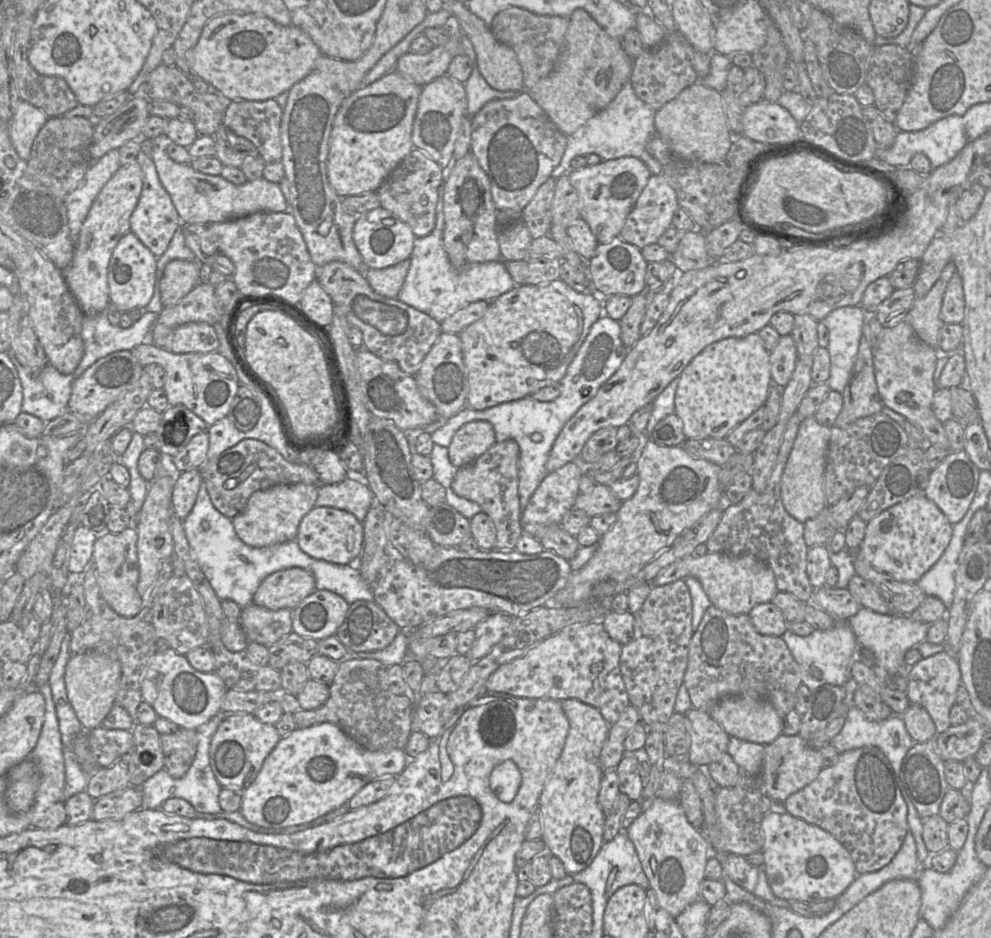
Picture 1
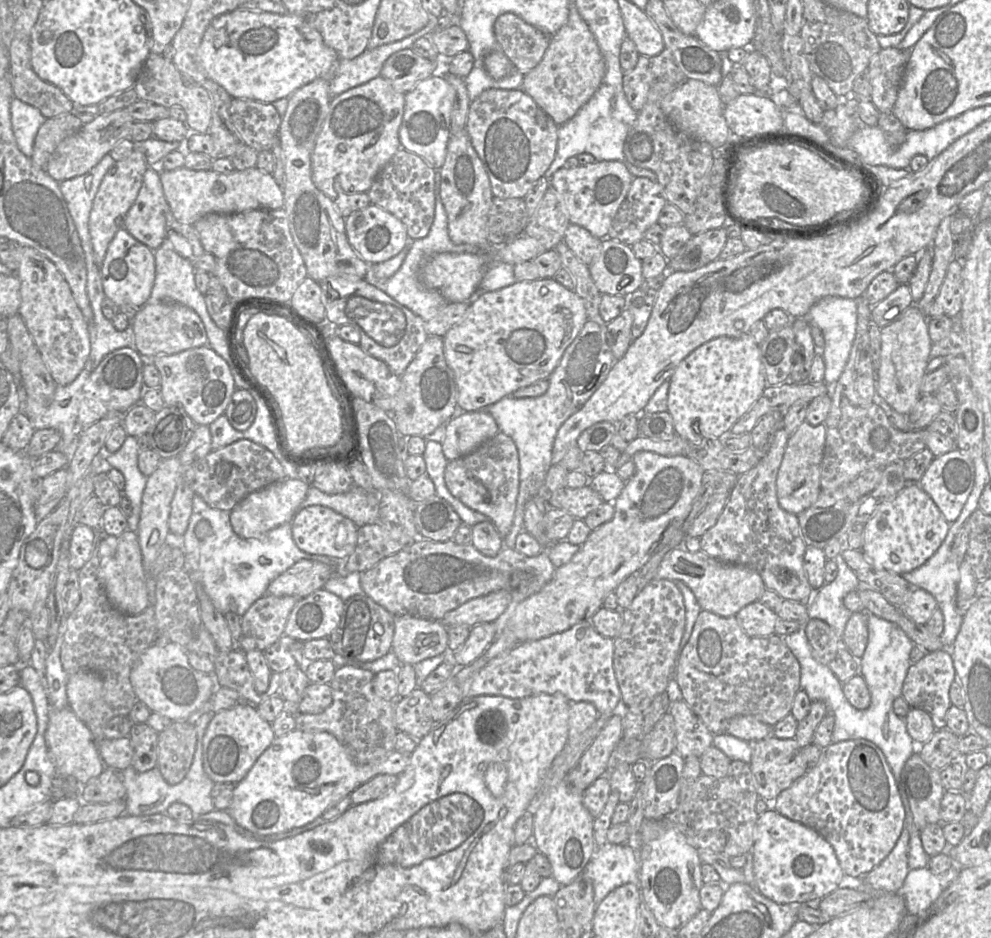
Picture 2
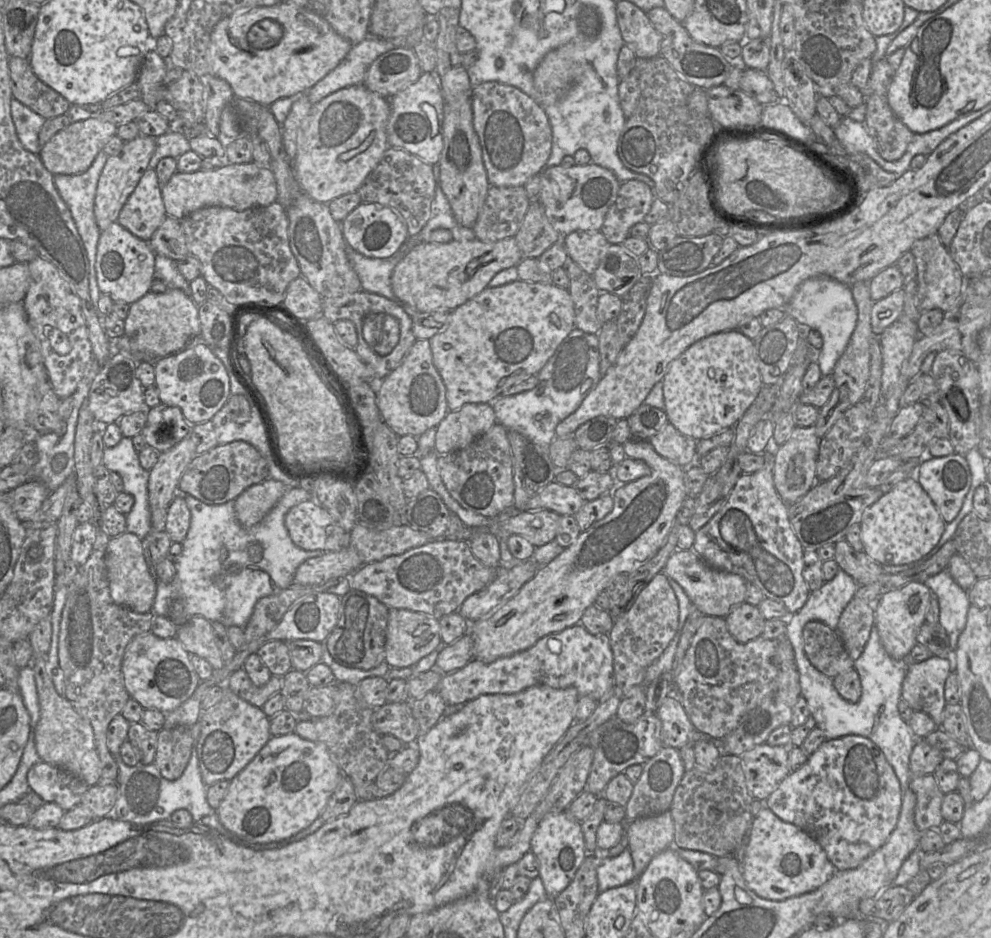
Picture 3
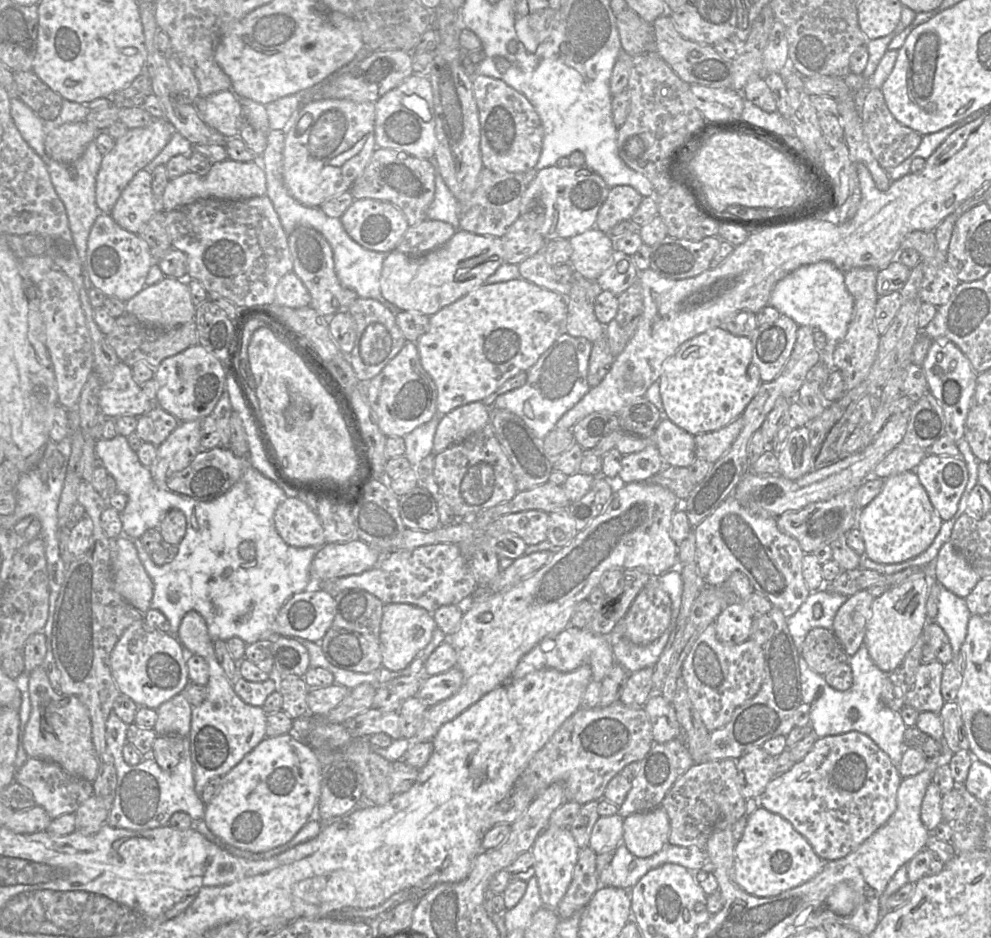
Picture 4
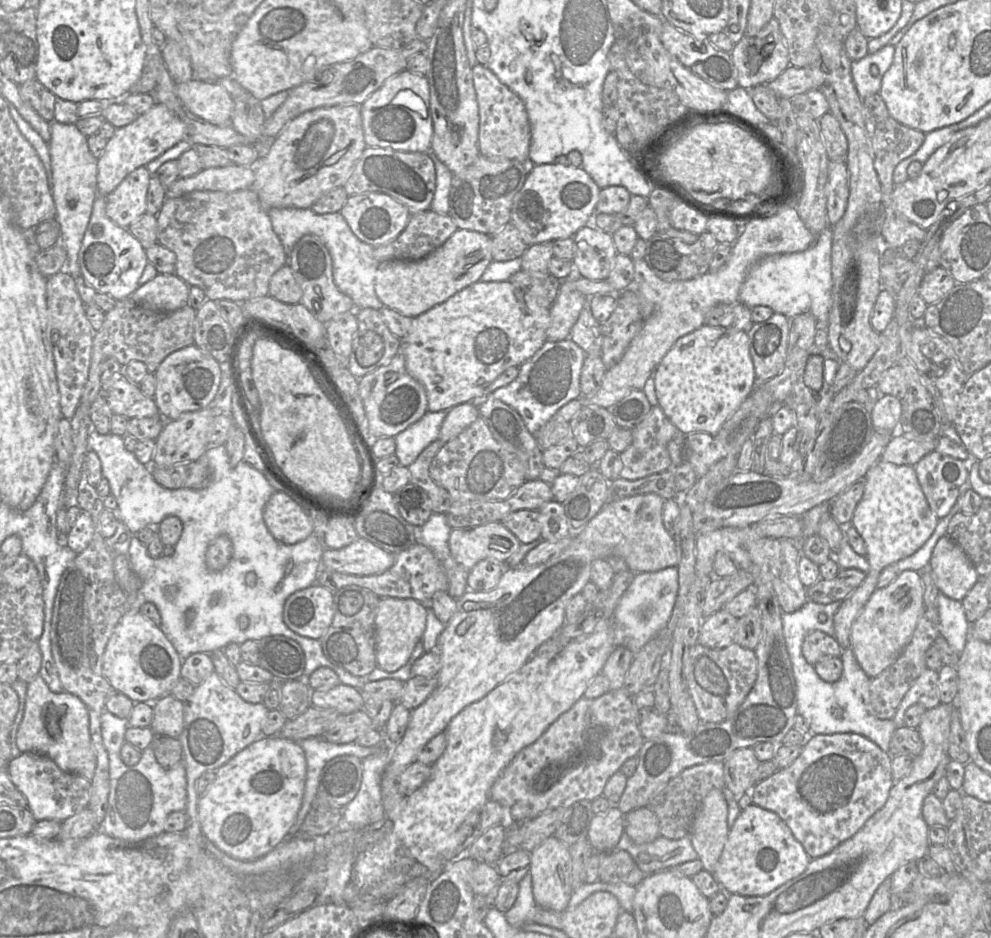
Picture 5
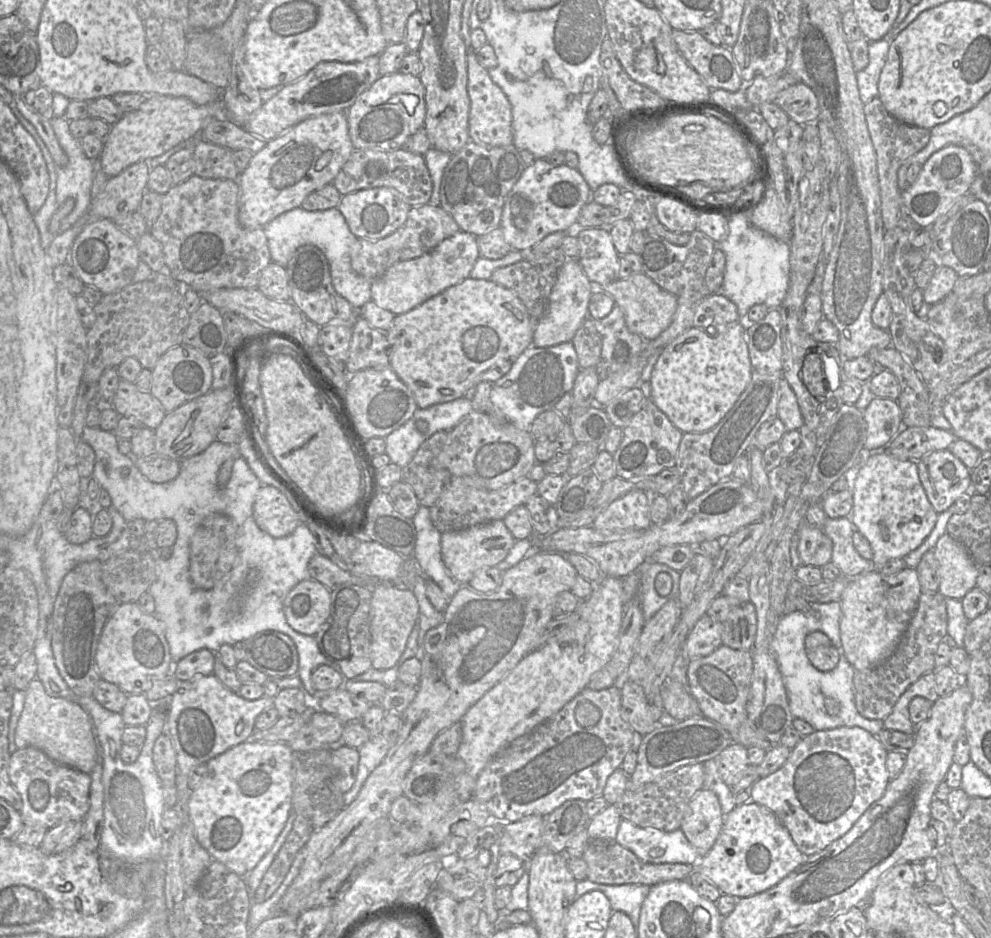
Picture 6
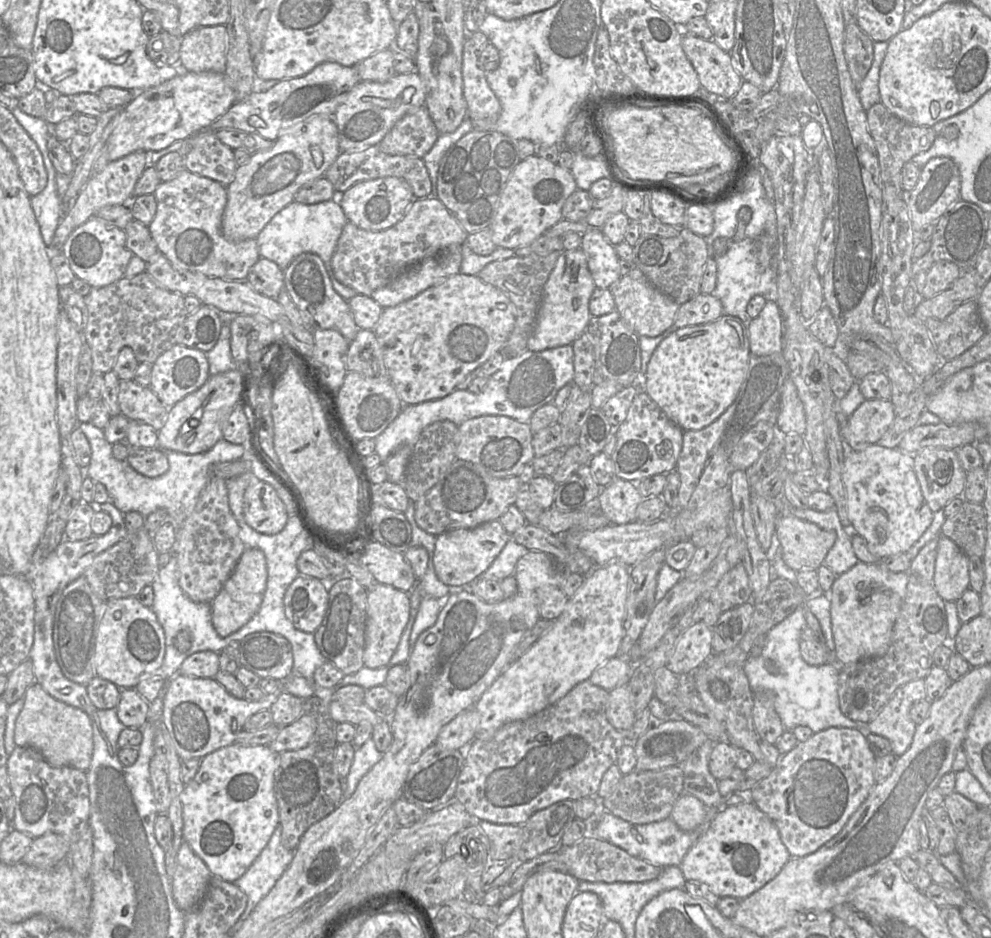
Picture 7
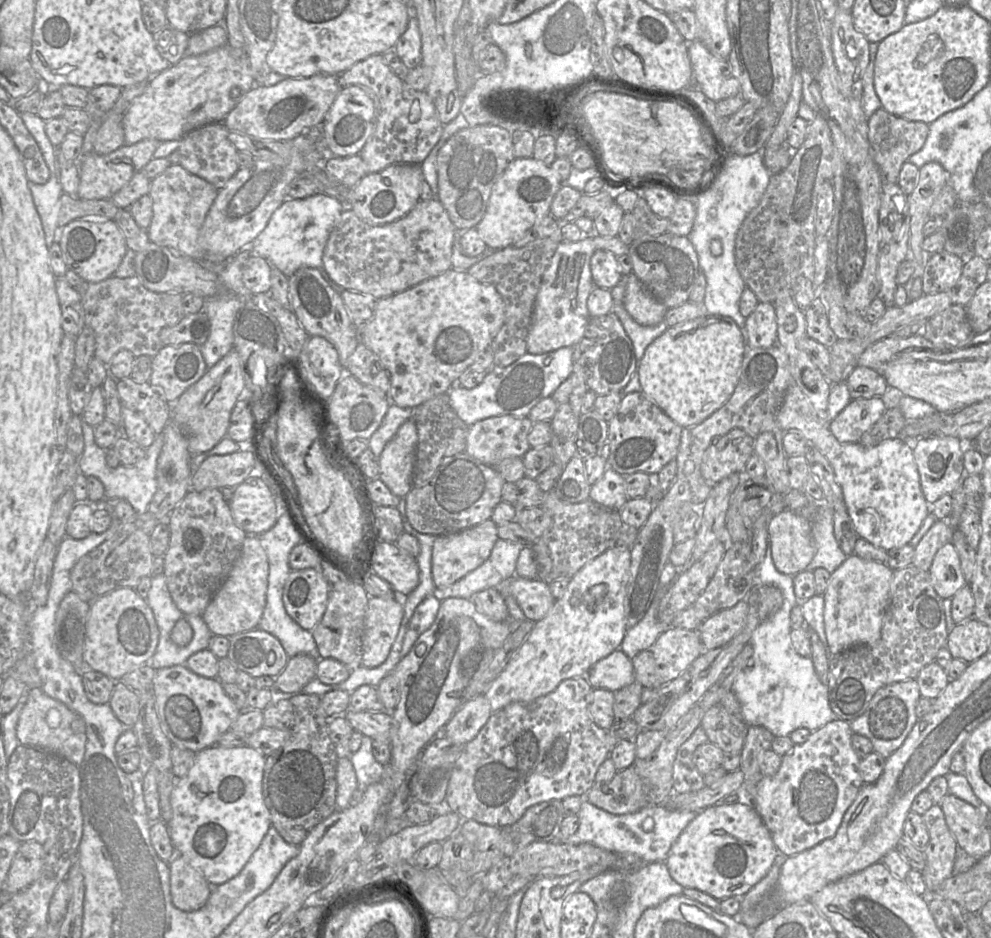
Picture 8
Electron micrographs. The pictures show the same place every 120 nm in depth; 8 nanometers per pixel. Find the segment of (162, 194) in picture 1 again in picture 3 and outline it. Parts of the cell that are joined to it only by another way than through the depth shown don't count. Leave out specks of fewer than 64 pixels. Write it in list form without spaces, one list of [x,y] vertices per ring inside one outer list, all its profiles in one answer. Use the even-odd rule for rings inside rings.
[[[148,168],[122,207],[117,222],[134,236],[149,242],[168,217],[161,190],[156,170]]]

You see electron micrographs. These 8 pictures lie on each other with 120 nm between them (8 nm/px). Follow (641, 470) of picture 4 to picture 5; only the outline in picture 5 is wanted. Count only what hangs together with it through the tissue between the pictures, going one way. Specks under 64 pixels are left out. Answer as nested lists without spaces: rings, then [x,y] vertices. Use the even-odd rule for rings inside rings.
[[[652,406],[643,421],[632,429],[633,439],[631,445],[620,453],[623,463],[620,478],[637,480],[672,469],[672,462],[667,446],[678,434],[681,434],[680,431],[665,416],[661,407]]]

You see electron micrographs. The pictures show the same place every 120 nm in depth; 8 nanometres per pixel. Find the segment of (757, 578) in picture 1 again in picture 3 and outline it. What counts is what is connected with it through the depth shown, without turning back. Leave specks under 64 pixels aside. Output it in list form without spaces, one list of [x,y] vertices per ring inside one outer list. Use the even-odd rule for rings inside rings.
[[[693,550],[674,551],[663,573],[683,588],[693,606],[704,615],[724,618],[732,608],[745,602],[746,581],[739,575],[710,567]]]

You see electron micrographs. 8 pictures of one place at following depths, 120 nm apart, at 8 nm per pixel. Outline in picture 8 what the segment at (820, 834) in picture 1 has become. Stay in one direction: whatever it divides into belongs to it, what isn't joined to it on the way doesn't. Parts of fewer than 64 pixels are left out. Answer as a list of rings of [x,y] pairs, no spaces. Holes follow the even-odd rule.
[[[715,804],[697,813],[673,843],[664,861],[671,877],[683,888],[693,888],[723,900],[742,898],[768,873],[777,855],[770,831],[752,804]]]

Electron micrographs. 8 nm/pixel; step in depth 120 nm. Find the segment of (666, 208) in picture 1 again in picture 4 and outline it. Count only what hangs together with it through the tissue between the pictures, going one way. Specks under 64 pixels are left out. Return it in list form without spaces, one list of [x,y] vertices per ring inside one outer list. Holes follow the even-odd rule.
[[[629,185],[611,187],[598,212],[595,226],[609,234],[616,224],[631,219],[642,199],[642,195]]]

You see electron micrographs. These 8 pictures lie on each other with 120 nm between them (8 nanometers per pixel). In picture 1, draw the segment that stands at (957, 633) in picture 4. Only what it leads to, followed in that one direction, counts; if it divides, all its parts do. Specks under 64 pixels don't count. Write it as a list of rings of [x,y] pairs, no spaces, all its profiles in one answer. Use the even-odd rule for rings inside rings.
[[[967,515],[965,519],[961,519],[953,526],[952,537],[944,553],[930,570],[917,581],[917,585],[926,596],[939,598],[948,610],[954,598],[958,558],[972,517],[973,515]]]

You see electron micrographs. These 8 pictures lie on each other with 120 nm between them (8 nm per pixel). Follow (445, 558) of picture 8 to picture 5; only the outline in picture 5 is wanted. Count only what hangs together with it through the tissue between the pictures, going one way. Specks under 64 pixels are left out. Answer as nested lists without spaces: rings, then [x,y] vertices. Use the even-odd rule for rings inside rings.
[[[501,522],[452,529],[449,536],[452,557],[467,571],[481,560],[496,560],[503,564],[518,550],[520,544],[515,535]]]

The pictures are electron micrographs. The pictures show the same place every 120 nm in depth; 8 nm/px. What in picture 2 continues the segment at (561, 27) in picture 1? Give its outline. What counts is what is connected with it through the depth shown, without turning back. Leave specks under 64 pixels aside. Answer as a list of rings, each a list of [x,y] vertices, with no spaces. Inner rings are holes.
[[[512,12],[499,15],[493,29],[499,48],[523,75],[541,61],[552,36]]]

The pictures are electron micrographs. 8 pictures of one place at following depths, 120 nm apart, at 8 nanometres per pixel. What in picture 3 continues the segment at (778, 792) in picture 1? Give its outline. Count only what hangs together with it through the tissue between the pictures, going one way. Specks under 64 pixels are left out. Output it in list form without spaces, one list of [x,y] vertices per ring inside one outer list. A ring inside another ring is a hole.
[[[763,743],[740,755],[747,790],[754,799],[767,799],[790,773],[787,764],[789,747],[791,746],[770,746]]]

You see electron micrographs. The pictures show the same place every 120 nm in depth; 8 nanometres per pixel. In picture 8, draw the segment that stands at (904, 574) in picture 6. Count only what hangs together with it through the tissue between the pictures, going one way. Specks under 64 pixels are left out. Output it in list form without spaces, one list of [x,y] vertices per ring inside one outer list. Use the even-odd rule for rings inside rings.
[[[852,554],[831,574],[824,597],[824,627],[830,653],[839,654],[856,645],[870,645],[879,640],[884,614],[890,601],[893,570],[885,563],[868,561]]]

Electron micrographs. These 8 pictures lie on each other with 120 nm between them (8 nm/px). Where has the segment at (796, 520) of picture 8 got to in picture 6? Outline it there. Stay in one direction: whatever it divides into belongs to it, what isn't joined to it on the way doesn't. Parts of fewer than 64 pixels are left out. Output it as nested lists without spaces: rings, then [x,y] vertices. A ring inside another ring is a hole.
[[[802,524],[798,529],[801,564],[822,567],[831,561],[832,541],[819,528]]]

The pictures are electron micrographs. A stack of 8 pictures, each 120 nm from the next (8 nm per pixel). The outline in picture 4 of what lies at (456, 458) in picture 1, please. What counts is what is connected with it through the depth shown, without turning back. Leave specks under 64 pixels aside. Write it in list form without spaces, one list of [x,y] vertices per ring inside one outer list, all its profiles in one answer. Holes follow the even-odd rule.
[[[481,401],[471,402],[443,415],[433,440],[433,453],[439,454],[482,429],[490,421],[490,408]]]

